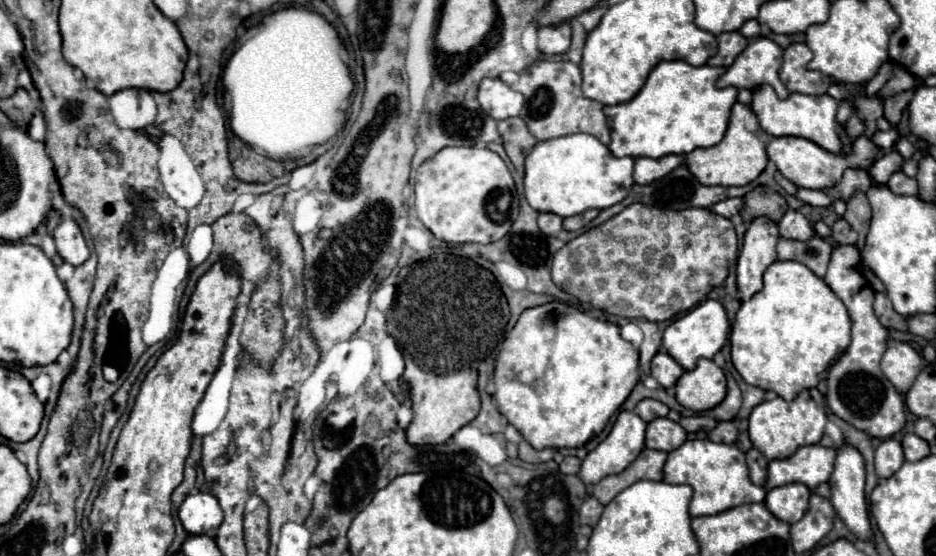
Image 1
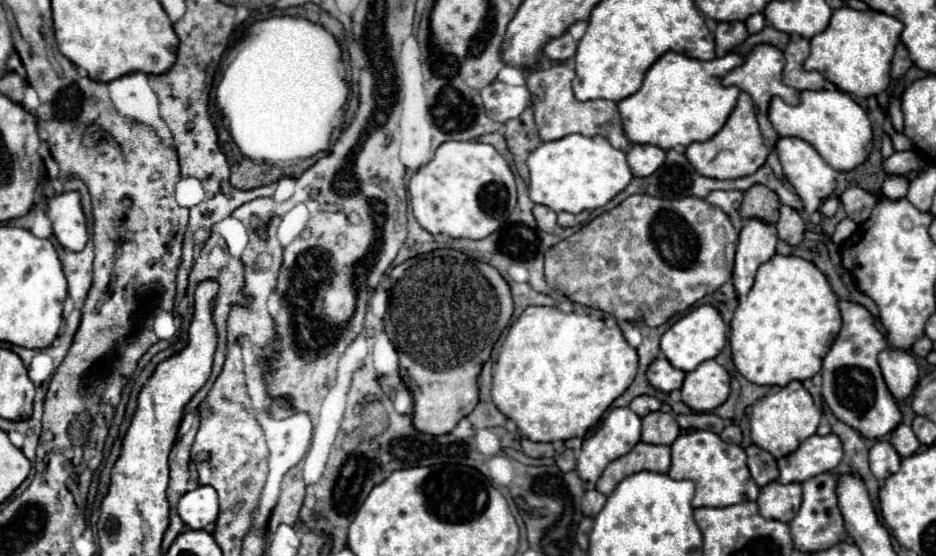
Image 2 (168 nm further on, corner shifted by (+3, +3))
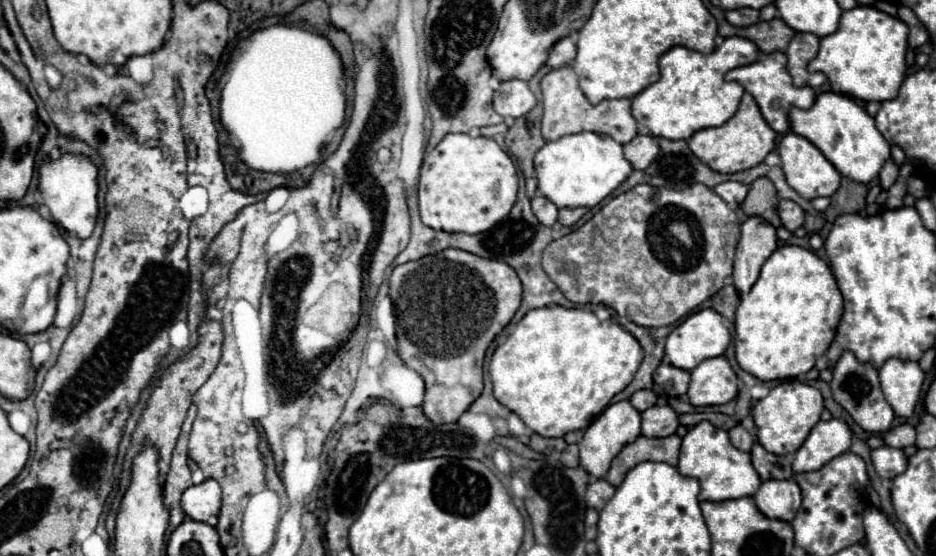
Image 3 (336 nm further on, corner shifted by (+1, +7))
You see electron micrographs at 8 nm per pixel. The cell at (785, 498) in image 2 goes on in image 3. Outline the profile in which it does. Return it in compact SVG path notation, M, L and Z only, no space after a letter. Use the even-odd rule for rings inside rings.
M795 479L765 481L753 499L761 513L765 513L769 519L793 521L801 507L801 489Z

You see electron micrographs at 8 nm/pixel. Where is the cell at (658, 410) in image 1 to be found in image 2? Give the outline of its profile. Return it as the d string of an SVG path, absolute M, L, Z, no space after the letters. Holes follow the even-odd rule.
M639 395L631 401L629 405L631 411L635 411L639 417L645 417L647 413L653 413L653 411L659 411L661 409L661 401L657 397L649 397L649 395Z

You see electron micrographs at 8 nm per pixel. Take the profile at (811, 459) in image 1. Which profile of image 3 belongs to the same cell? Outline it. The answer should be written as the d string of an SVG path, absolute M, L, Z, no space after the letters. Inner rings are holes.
M829 419L829 421L819 421L801 449L795 453L793 461L793 471L803 473L803 471L815 471L821 469L825 463L829 463L833 457L849 451L851 447L851 429L845 421L841 419Z

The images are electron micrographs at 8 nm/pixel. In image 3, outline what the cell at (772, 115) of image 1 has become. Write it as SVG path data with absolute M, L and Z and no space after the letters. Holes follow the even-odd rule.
M823 93L817 97L811 109L791 109L789 119L791 129L797 135L813 141L813 145L817 145L821 153L825 153L833 167L853 181L869 183L879 175L883 163L891 159L891 147L875 127L873 117L867 115L867 111L847 95Z

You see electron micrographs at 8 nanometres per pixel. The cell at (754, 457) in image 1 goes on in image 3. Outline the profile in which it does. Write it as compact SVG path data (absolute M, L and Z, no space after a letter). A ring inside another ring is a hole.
M755 443L751 449L751 461L753 461L753 467L757 469L761 481L793 477L793 469L791 469L793 455L781 457L781 455L765 451L759 443Z

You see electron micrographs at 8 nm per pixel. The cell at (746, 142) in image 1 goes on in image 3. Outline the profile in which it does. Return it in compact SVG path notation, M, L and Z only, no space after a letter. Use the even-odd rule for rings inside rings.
M745 93L737 113L727 123L723 123L719 127L701 129L701 131L693 133L693 137L687 143L689 143L691 151L713 171L737 173L737 171L745 171L745 169L751 169L751 167L757 167L759 163L763 163L767 153L771 153L775 149L775 139L777 139L777 133L763 119L753 95Z

